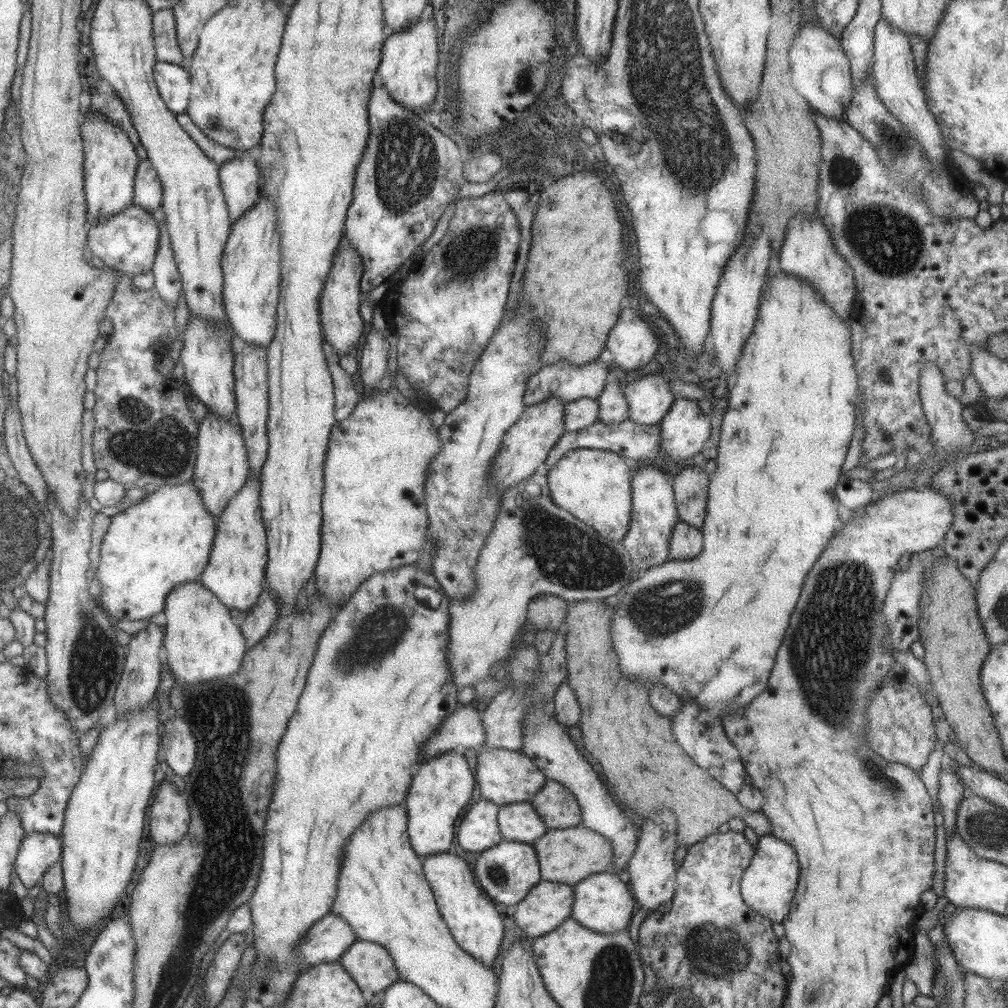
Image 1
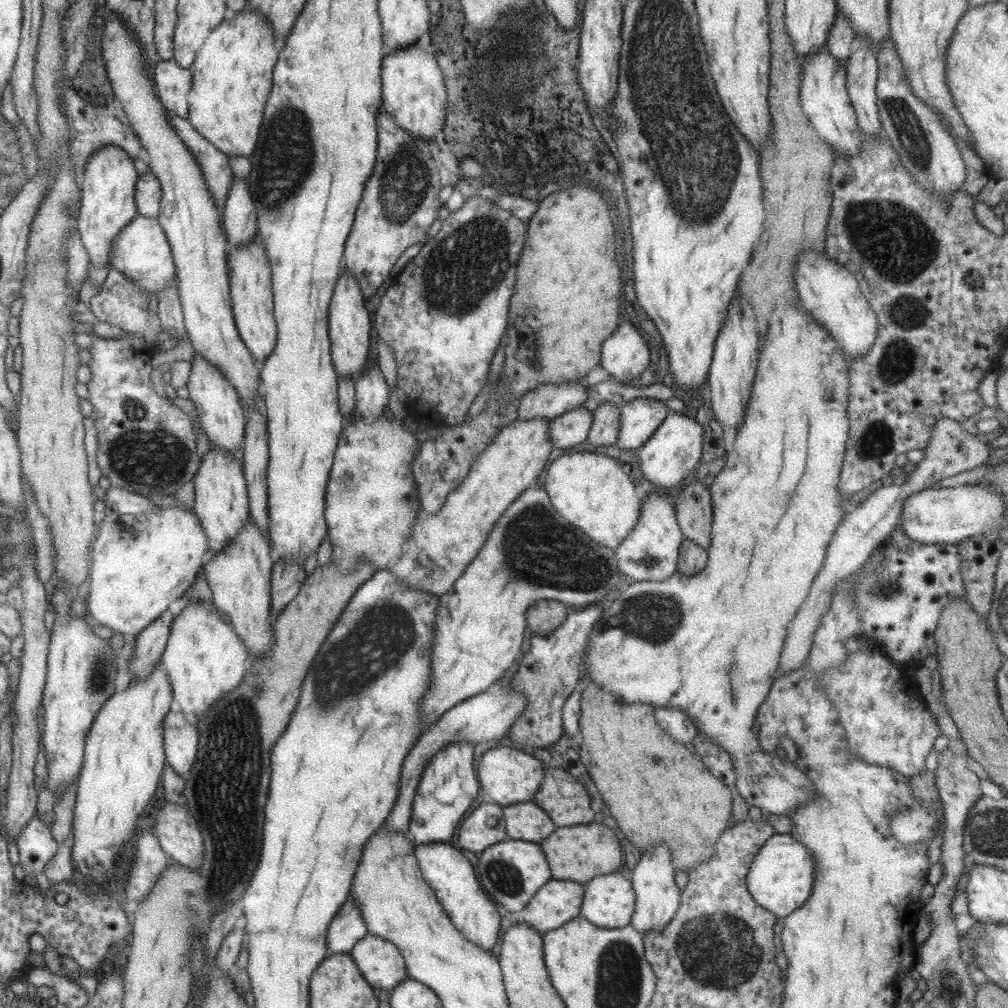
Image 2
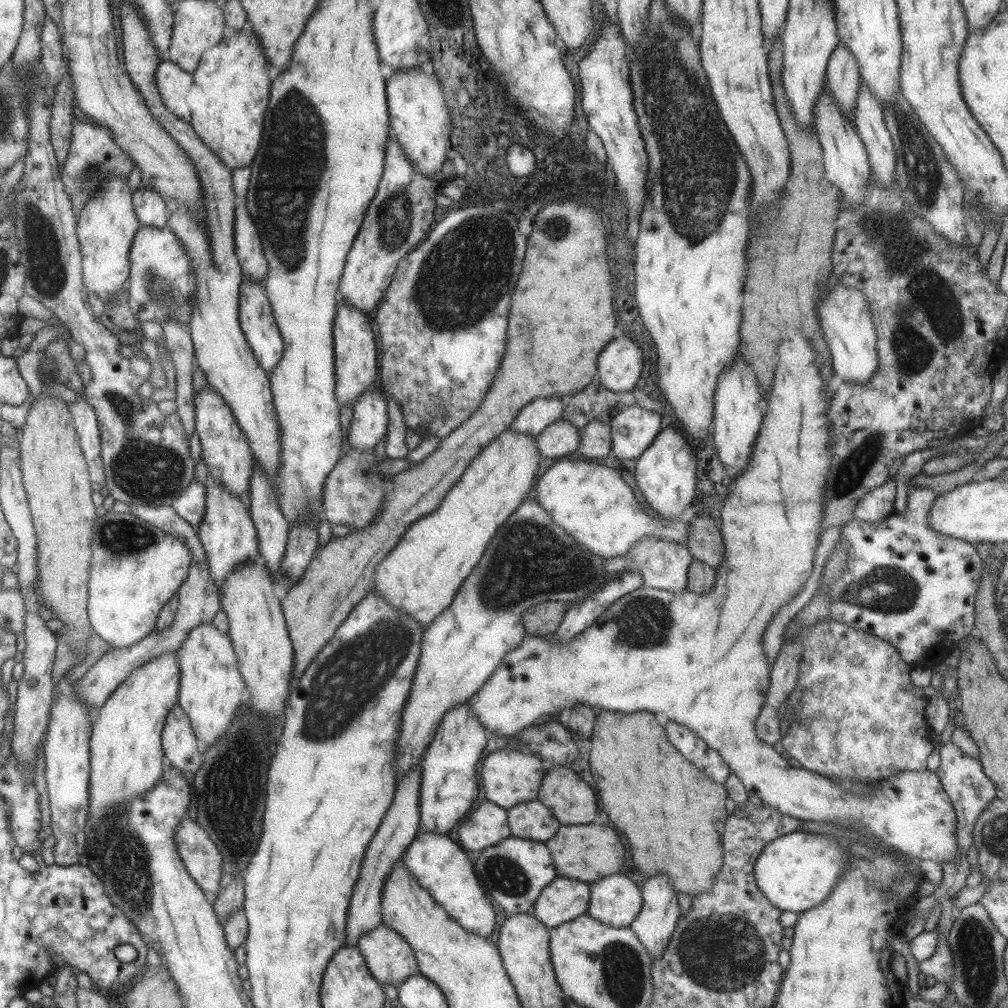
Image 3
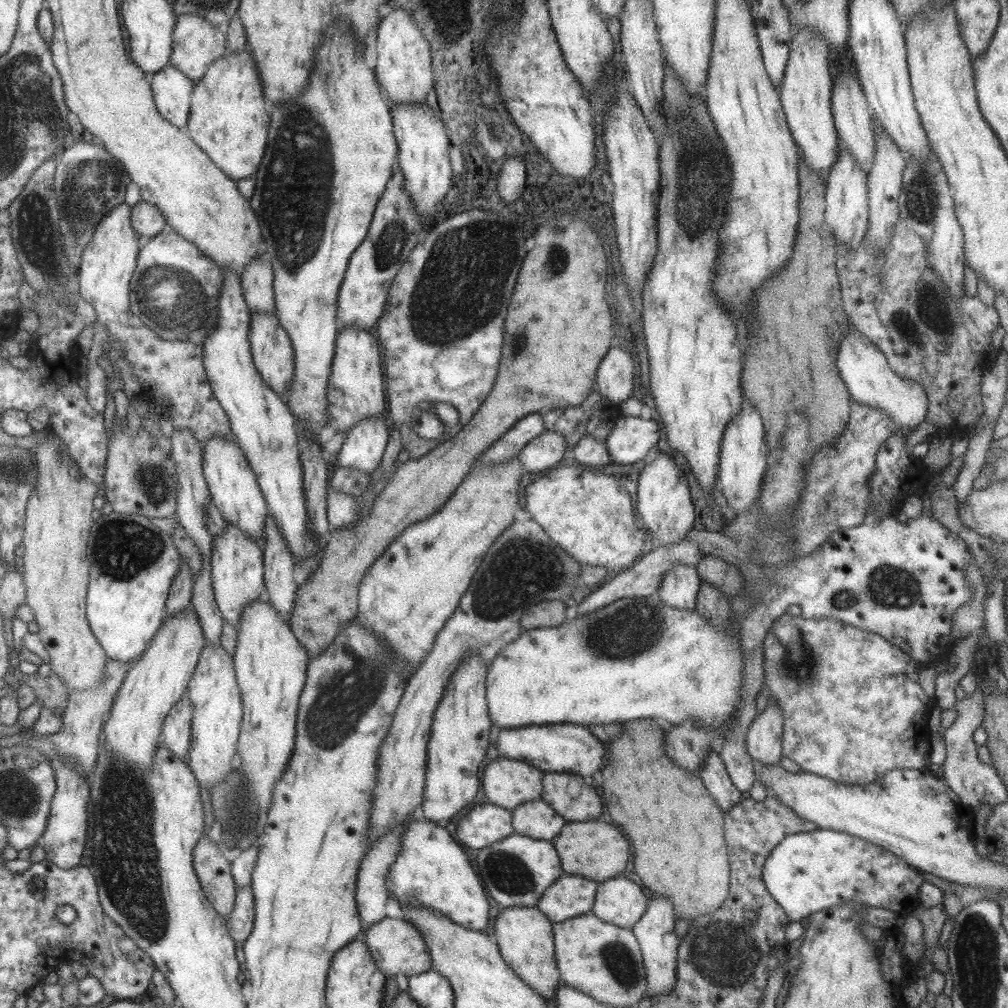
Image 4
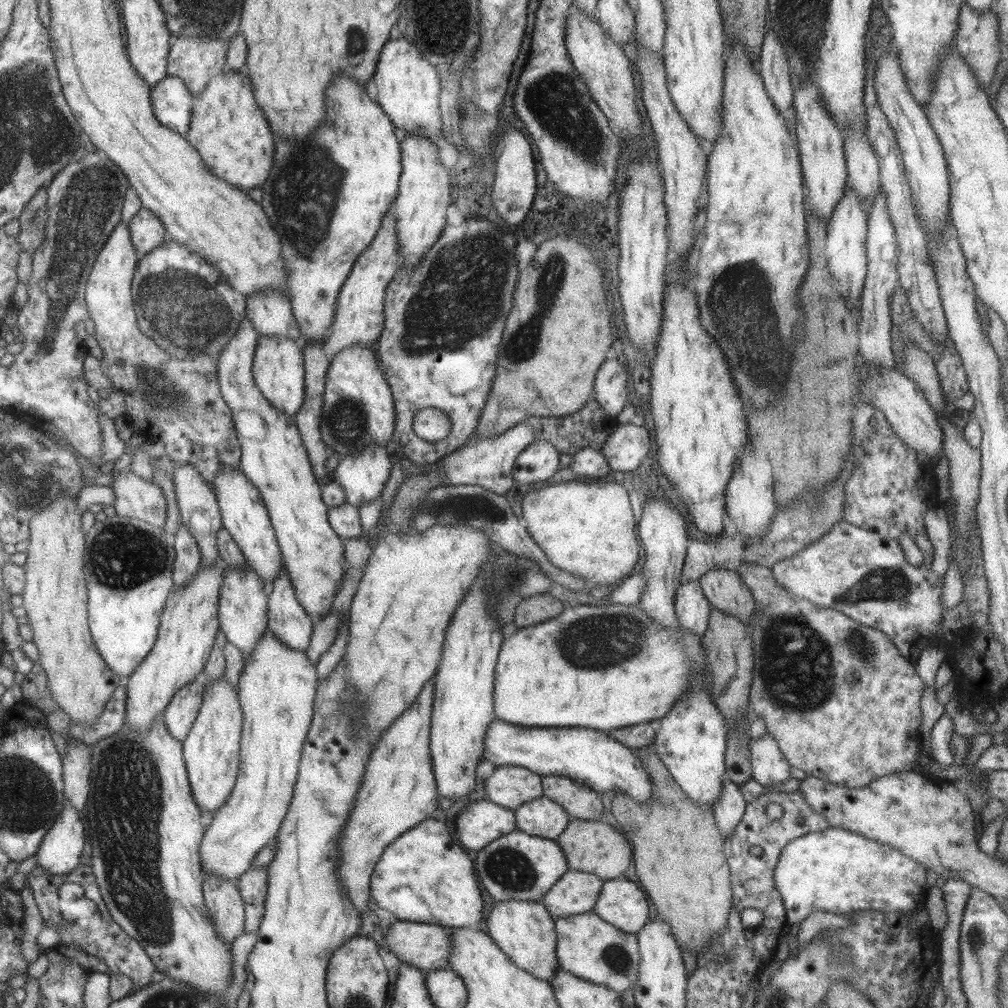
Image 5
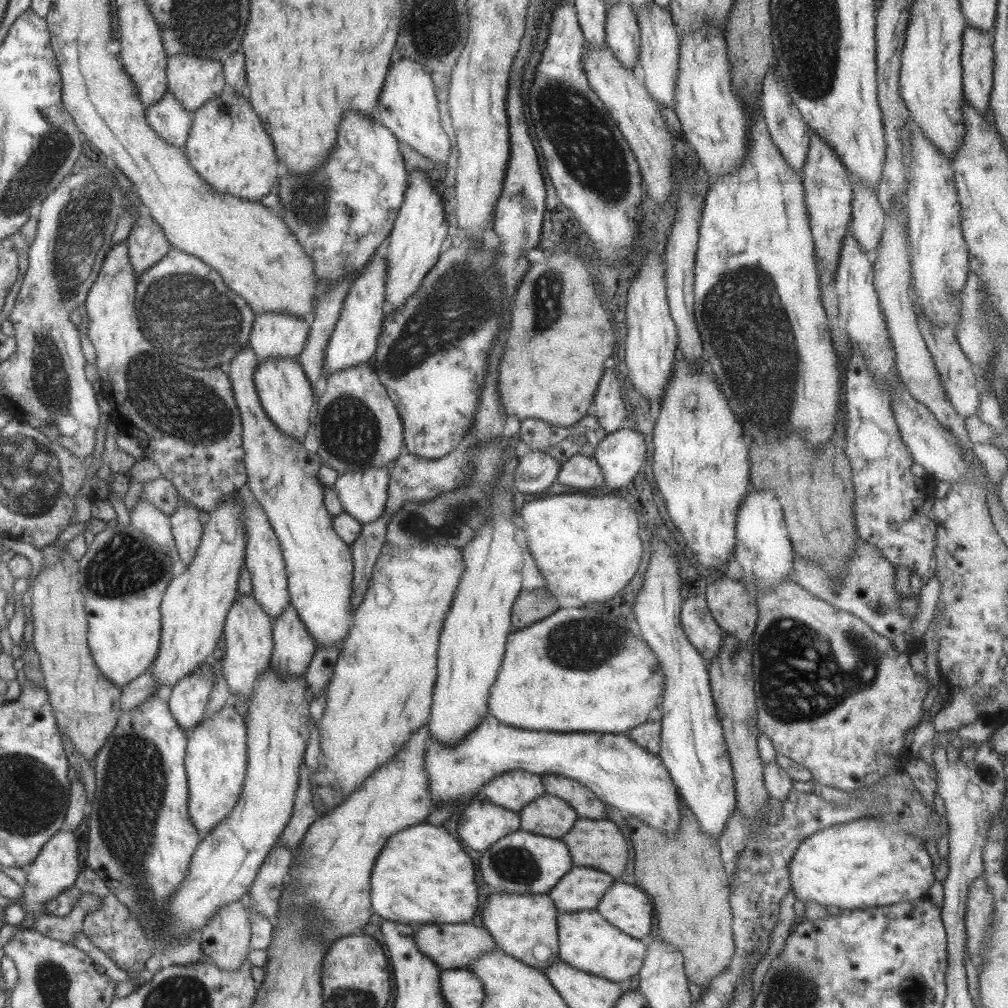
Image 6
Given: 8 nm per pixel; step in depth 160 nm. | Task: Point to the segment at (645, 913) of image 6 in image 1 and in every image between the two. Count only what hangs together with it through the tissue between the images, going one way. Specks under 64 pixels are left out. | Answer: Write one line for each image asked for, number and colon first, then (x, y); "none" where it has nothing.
1: (602, 903)
2: (608, 901)
3: (614, 900)
4: (620, 902)
5: (621, 903)

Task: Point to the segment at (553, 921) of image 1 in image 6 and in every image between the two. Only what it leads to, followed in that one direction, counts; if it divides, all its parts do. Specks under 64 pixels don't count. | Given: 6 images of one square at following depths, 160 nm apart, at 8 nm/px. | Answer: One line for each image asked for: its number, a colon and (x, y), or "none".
2: (557, 901)
3: (561, 900)
4: (569, 896)
5: (574, 893)
6: (581, 888)

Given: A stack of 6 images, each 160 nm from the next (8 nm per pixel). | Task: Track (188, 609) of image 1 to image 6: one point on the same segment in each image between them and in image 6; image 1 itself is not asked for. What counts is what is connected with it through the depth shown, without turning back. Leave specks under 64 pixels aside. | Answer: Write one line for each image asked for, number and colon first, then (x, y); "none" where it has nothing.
2: (204, 657)
3: (210, 687)
4: (213, 691)
5: (210, 751)
6: (215, 758)

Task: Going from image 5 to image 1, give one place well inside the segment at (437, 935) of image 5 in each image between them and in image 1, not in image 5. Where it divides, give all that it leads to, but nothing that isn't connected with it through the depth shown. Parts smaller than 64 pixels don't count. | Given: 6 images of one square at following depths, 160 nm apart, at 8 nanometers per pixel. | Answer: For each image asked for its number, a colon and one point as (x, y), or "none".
1: (369, 965)
2: (378, 961)
3: (390, 961)
4: (395, 946)

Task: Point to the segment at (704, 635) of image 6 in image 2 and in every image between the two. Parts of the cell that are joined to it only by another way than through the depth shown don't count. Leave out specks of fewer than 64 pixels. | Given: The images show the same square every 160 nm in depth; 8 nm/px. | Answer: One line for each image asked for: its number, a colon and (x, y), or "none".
2: (649, 552)
3: (663, 565)
4: (677, 588)
5: (691, 608)

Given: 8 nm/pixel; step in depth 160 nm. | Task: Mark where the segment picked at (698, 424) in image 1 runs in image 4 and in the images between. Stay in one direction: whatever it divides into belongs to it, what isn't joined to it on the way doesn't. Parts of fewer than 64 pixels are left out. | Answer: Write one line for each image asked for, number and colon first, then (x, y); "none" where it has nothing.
2: (674, 449)
3: (665, 471)
4: (663, 504)

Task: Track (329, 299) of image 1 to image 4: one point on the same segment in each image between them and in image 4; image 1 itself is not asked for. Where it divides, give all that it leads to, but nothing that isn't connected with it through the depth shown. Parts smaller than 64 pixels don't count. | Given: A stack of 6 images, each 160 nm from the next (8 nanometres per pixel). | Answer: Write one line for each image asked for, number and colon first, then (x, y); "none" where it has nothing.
2: (348, 321)
3: (355, 353)
4: (355, 383)

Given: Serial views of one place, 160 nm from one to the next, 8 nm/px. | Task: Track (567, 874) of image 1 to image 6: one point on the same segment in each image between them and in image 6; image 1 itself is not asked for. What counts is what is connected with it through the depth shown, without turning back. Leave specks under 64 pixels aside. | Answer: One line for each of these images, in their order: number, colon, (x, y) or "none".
2: (577, 853)
3: (587, 853)
4: (595, 850)
5: (592, 847)
6: (598, 844)

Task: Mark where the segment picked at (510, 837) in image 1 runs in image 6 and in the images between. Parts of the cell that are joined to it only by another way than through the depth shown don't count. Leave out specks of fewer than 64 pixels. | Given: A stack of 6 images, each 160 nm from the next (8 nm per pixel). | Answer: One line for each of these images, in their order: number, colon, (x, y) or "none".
2: (525, 821)
3: (531, 819)
4: (534, 818)
5: (540, 817)
6: (546, 815)

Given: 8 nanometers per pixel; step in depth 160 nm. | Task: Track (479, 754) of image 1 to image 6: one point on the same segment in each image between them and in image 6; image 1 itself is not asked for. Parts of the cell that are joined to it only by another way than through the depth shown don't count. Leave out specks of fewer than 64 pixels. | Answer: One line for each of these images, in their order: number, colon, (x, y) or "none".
2: (508, 775)
3: (509, 777)
4: (507, 782)
5: (508, 786)
6: (512, 790)

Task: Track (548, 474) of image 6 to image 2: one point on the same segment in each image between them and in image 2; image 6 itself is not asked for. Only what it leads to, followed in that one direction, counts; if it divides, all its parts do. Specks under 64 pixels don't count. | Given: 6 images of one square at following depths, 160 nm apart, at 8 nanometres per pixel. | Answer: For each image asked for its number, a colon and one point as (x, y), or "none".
2: (571, 427)
3: (560, 438)
4: (543, 452)
5: (538, 462)

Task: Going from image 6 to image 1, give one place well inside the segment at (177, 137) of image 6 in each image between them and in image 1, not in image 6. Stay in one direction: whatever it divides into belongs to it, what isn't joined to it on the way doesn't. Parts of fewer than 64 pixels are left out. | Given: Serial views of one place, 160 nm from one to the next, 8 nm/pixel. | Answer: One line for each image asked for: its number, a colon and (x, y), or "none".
1: (172, 81)
2: (172, 82)
3: (172, 83)
4: (171, 90)
5: (171, 102)

